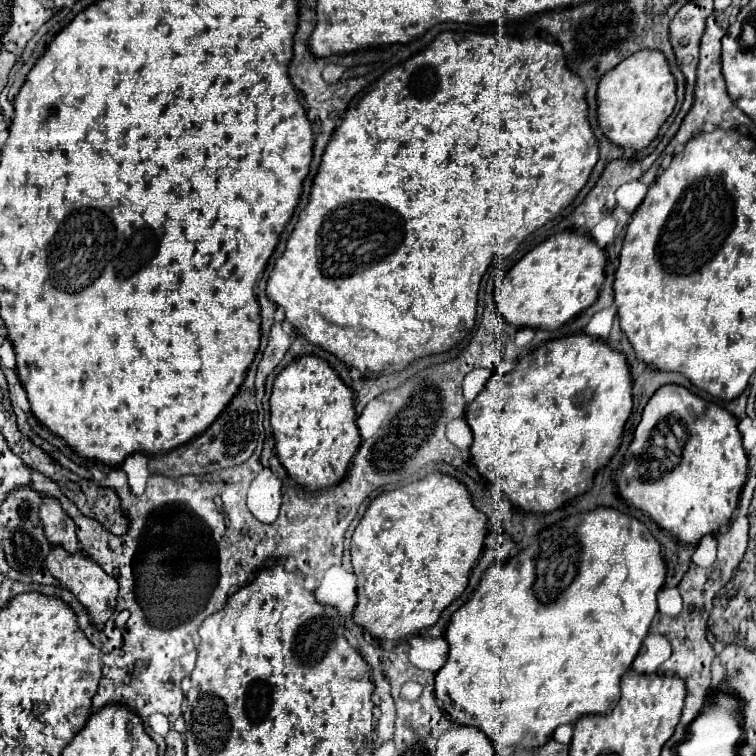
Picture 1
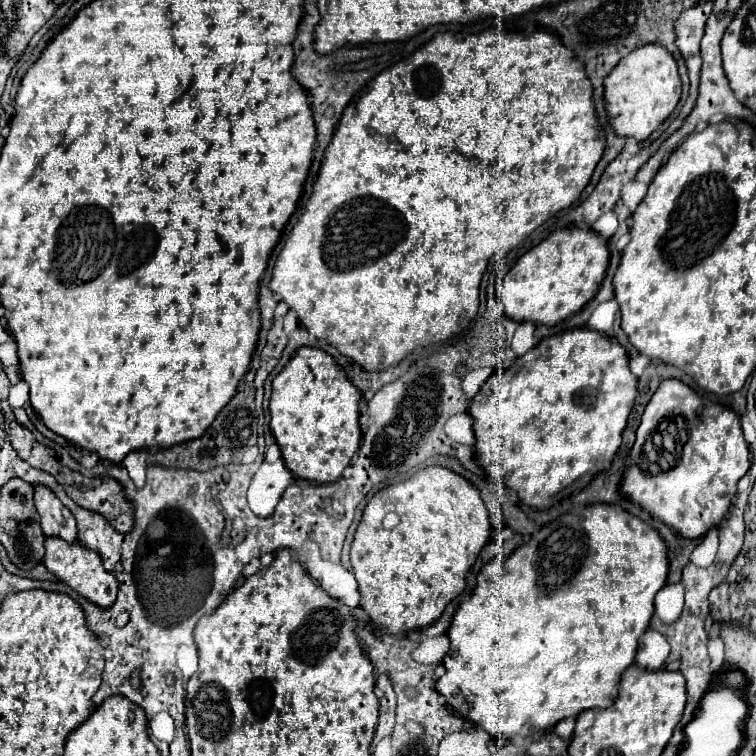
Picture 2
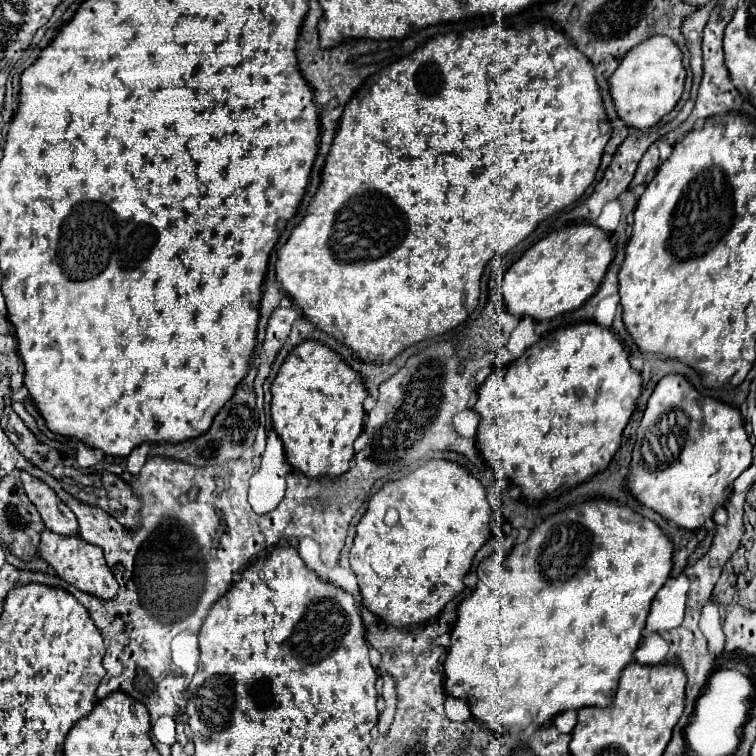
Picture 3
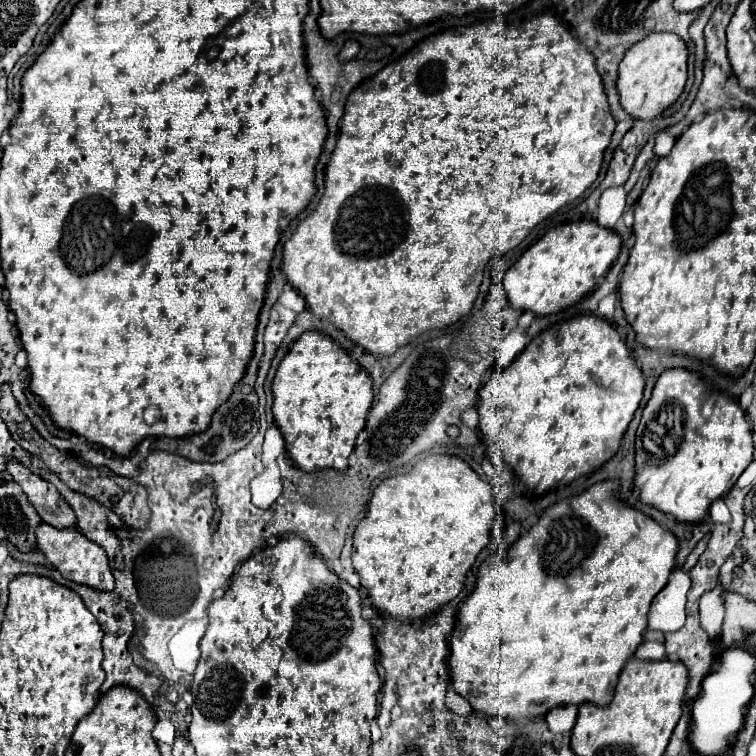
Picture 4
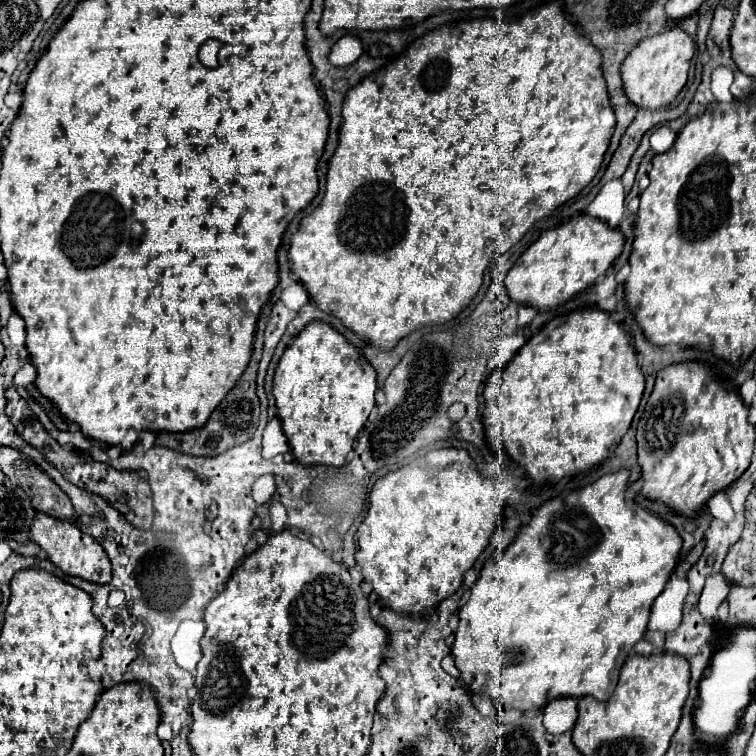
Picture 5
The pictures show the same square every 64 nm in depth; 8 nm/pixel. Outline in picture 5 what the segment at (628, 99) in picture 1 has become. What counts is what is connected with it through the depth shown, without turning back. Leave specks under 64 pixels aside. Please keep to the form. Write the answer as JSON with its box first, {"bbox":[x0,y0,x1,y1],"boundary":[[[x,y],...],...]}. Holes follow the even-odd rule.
{"bbox":[622,28,696,110],"boundary":[[[670,28],[662,32],[658,38],[642,40],[624,60],[622,64],[622,80],[624,90],[630,102],[634,102],[640,108],[656,110],[660,106],[668,106],[676,94],[684,88],[688,78],[690,60],[696,52],[696,44],[692,36],[682,28]]]}

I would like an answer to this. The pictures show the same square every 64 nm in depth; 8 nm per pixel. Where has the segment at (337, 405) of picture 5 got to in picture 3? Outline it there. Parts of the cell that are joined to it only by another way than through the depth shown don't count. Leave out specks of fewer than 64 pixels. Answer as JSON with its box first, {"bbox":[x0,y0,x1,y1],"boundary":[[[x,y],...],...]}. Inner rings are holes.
{"bbox":[272,340,368,476],"boundary":[[[304,340],[298,344],[286,362],[280,366],[272,382],[272,424],[276,434],[280,436],[286,460],[294,466],[294,470],[304,476],[340,476],[348,470],[348,462],[354,456],[354,440],[360,436],[364,428],[364,400],[368,398],[368,390],[358,372],[354,372],[338,352],[318,340]]]}

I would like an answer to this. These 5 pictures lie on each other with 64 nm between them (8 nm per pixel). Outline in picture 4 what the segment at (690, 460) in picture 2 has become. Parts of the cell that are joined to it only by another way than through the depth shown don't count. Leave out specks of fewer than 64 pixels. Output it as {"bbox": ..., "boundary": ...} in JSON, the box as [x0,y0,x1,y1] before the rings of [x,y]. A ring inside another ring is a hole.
{"bbox":[636,368,754,522],"boundary":[[[668,368],[660,374],[652,398],[648,400],[636,432],[636,480],[640,500],[672,514],[680,522],[700,522],[708,514],[708,506],[724,496],[738,476],[748,468],[754,454],[752,428],[746,422],[746,412],[736,400],[718,394],[718,400],[704,400],[708,394],[700,374],[686,368]]]}

